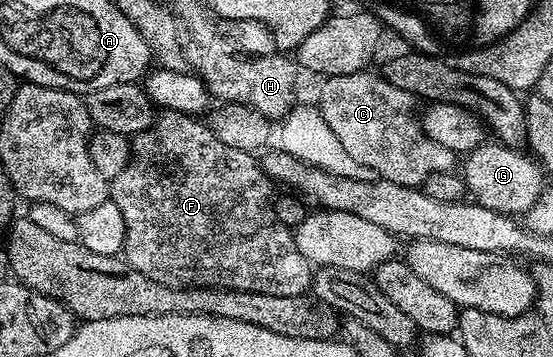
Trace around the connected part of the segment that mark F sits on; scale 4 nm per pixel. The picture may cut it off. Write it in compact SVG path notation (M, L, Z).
M163 110L151 123L151 127L134 135L131 142L131 162L122 170L116 178L109 182L109 200L121 208L121 216L125 219L125 244L121 255L124 262L128 262L141 276L149 276L149 280L157 280L157 284L172 286L178 290L189 290L192 286L214 288L216 290L236 290L237 292L261 292L265 296L297 296L306 294L311 289L311 275L313 267L295 243L292 227L281 224L277 220L275 200L276 187L271 177L263 171L260 159L249 152L241 152L237 148L229 148L222 140L211 131L210 125L199 123L198 117Z

